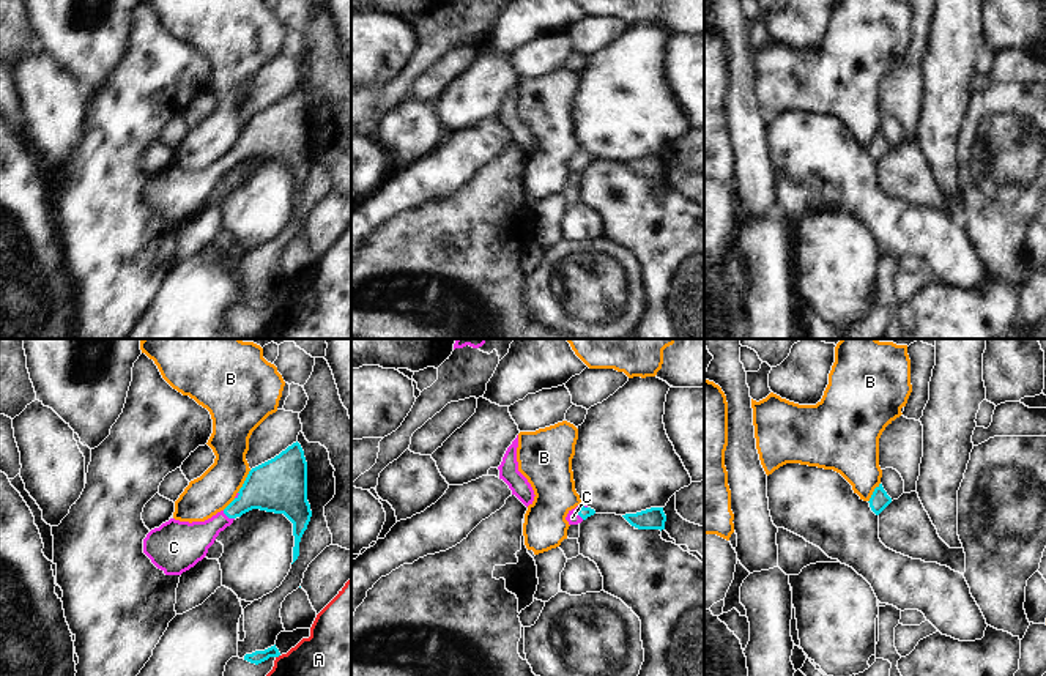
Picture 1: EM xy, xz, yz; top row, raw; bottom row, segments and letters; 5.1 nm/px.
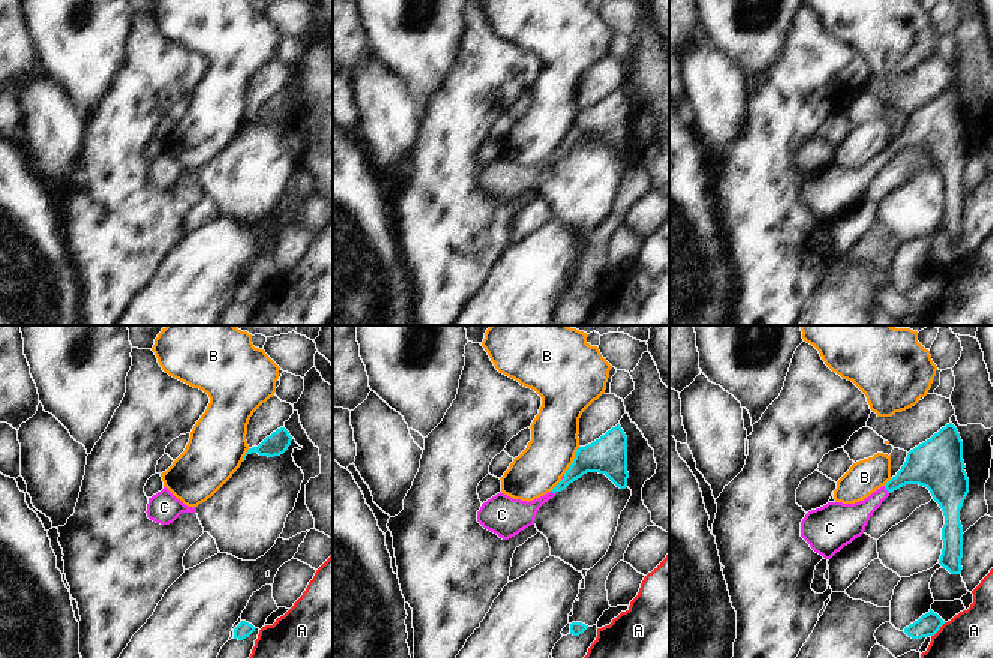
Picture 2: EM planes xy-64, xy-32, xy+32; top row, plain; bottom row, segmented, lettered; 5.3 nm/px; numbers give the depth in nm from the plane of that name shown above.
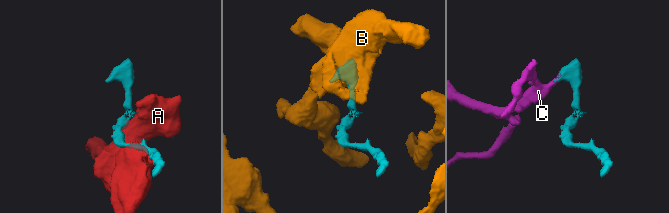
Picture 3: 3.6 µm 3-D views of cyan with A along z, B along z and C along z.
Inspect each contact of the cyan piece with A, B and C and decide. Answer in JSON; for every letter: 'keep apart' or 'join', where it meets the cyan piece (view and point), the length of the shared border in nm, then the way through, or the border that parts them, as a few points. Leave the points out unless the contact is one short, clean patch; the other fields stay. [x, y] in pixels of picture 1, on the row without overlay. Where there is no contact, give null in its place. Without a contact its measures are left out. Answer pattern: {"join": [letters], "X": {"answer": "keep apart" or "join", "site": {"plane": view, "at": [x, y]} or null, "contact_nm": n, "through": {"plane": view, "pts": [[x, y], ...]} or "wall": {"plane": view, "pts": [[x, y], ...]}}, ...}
{"join": ["C"], "A": {"answer": "keep apart", "site": {"plane": "xy", "at": [278, 303]}, "contact_nm": 30}, "B": {"answer": "keep apart", "site": {"plane": "xy", "at": [244, 128]}, "contact_nm": 140, "wall": {"plane": "xy", "pts": [[251, 117], [237, 139]]}}, "C": {"answer": "join", "site": {"plane": "xz", "at": [578, 159]}, "contact_nm": 80, "through": {"plane": "xz", "pts": [[583, 159], [578, 159], [572, 164]]}}}

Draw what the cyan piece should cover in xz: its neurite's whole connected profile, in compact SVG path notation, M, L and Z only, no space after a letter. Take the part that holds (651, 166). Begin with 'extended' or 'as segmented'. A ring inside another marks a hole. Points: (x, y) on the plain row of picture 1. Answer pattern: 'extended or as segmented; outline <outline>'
as segmented; outline M651 154L636 161L625 161L622 164L638 176L665 176L666 162L663 154Z

